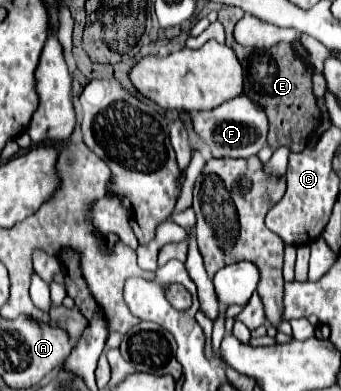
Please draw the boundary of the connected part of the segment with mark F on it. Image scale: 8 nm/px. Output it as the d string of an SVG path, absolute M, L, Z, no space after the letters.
M245 95L229 99L227 103L221 103L219 107L211 111L191 113L191 117L193 117L195 133L209 145L215 157L243 157L245 159L245 157L257 155L267 145L269 119L265 111Z

